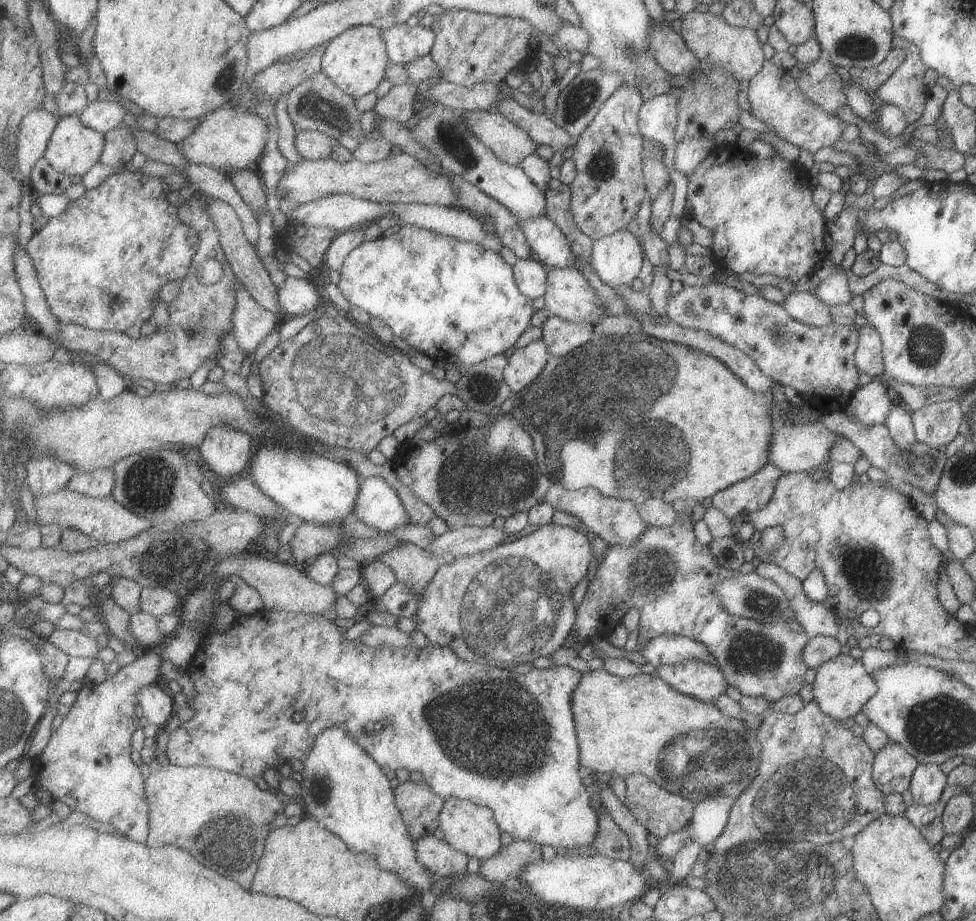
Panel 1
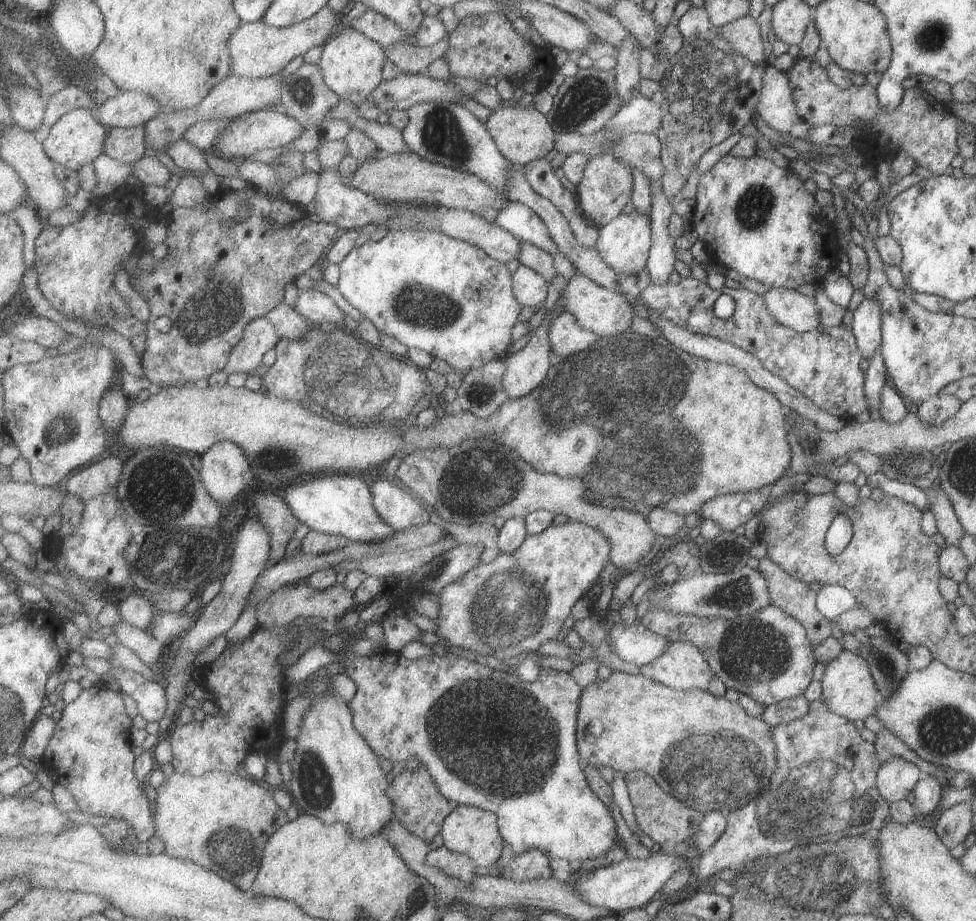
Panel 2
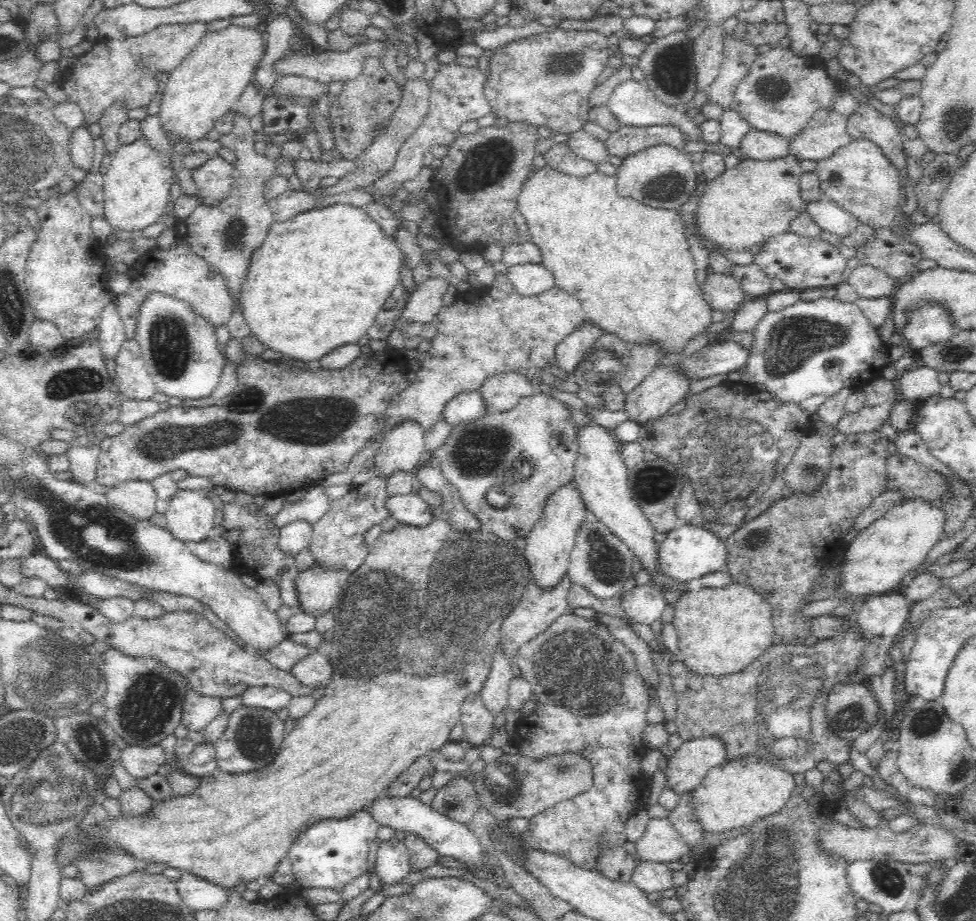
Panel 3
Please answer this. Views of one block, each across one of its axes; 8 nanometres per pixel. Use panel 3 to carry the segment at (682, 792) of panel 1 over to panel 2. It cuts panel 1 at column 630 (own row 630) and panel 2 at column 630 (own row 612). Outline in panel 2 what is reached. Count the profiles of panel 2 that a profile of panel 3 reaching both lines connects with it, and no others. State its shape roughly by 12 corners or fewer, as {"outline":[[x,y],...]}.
{"outline":[[613,671],[582,690],[583,764],[725,816],[767,786],[770,726]]}

